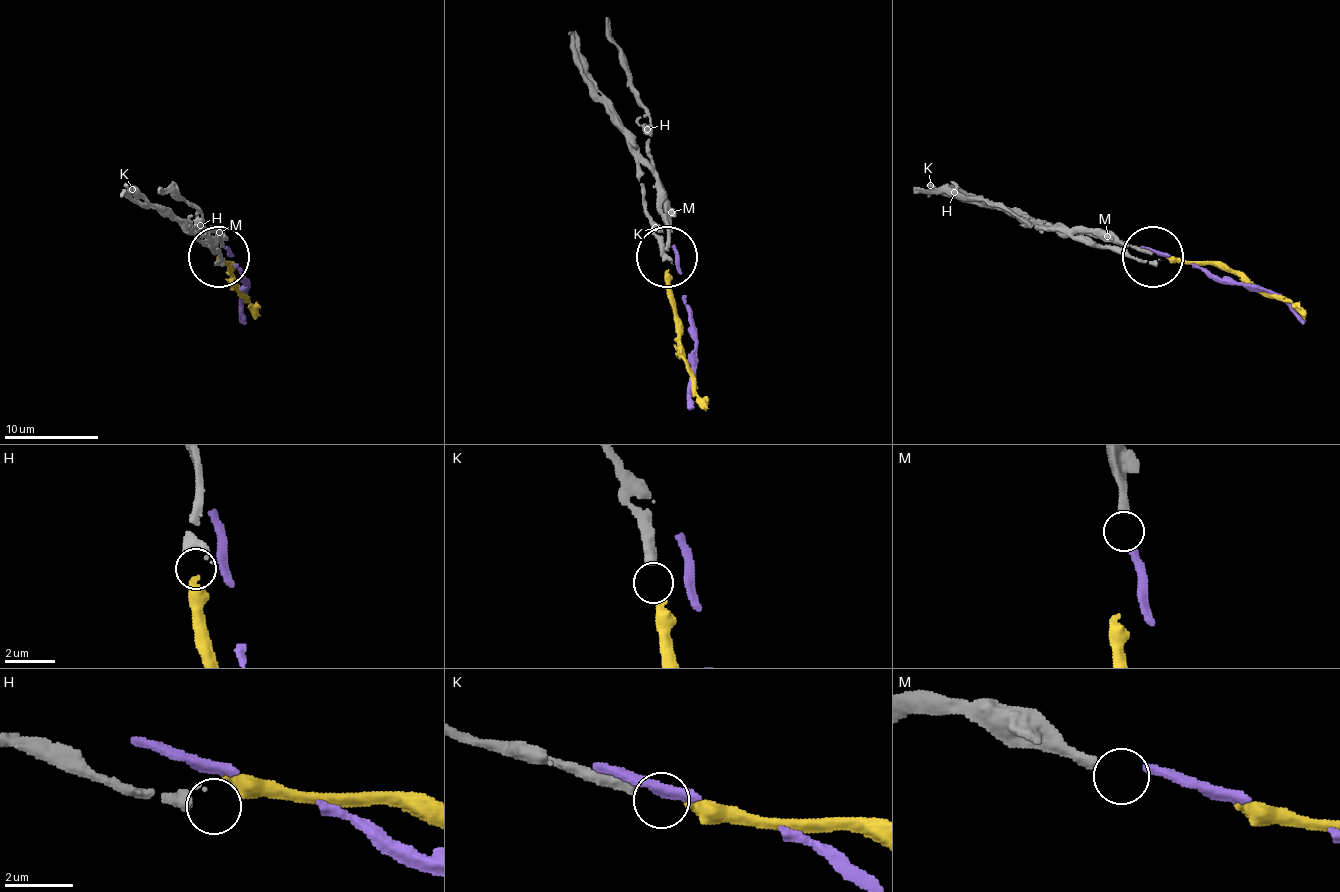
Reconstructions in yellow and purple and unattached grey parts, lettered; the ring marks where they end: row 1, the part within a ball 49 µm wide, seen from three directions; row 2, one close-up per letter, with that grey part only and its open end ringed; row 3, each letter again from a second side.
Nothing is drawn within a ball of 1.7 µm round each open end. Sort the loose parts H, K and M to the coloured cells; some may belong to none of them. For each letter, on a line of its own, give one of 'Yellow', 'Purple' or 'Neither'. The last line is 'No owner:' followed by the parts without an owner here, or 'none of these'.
H: Neither
K: Yellow
M: Purple
No owner: H

